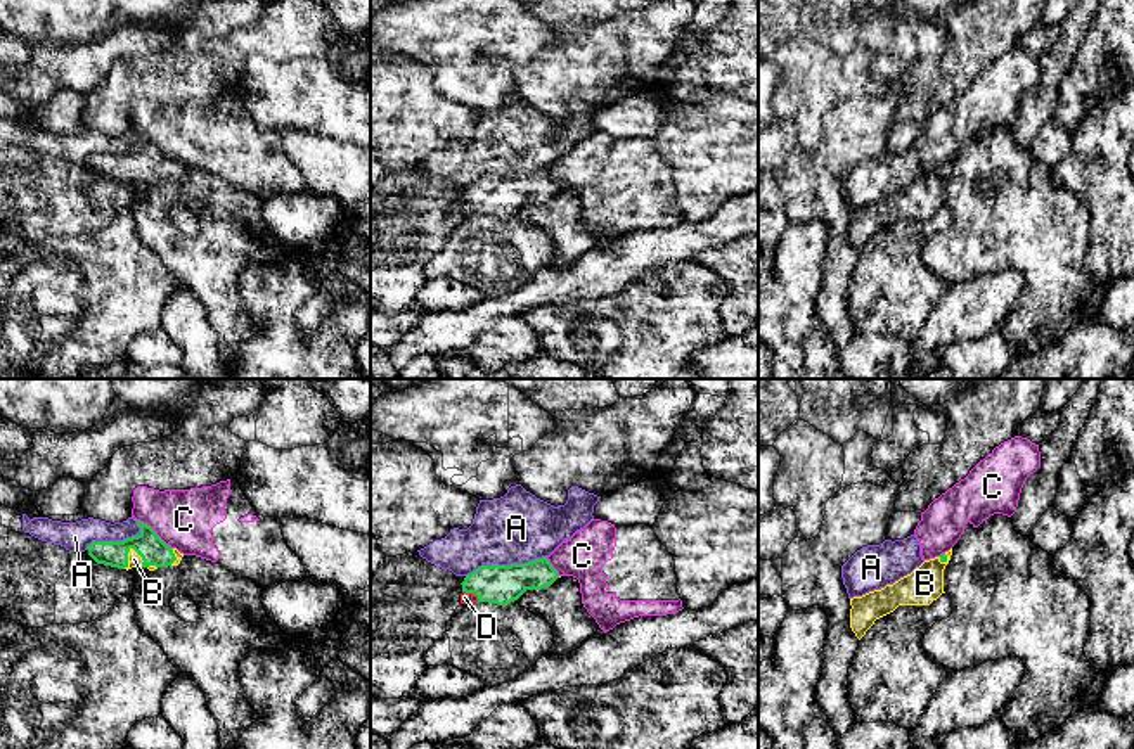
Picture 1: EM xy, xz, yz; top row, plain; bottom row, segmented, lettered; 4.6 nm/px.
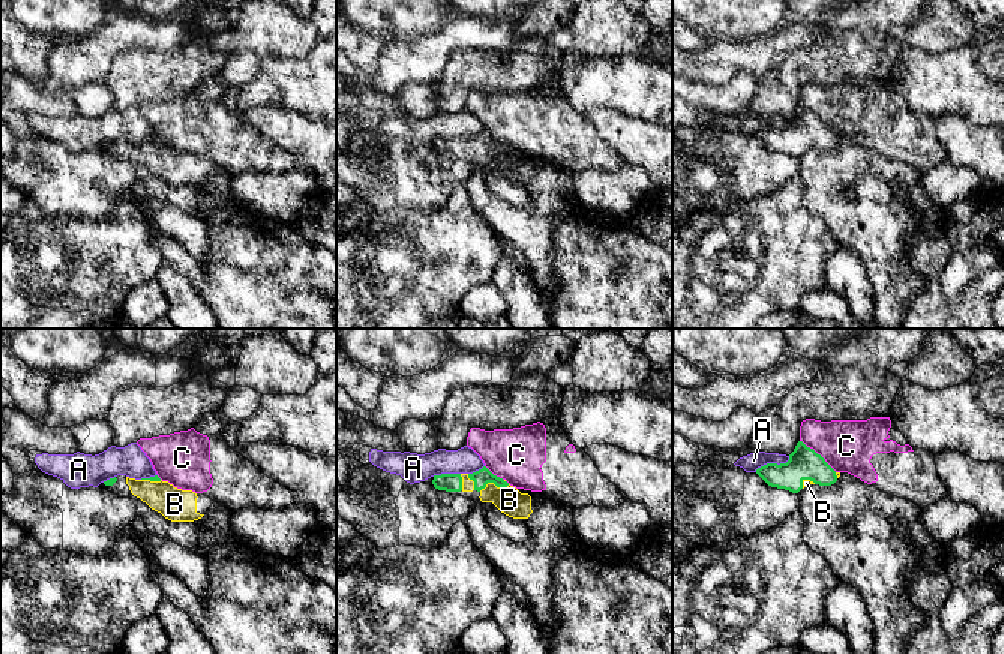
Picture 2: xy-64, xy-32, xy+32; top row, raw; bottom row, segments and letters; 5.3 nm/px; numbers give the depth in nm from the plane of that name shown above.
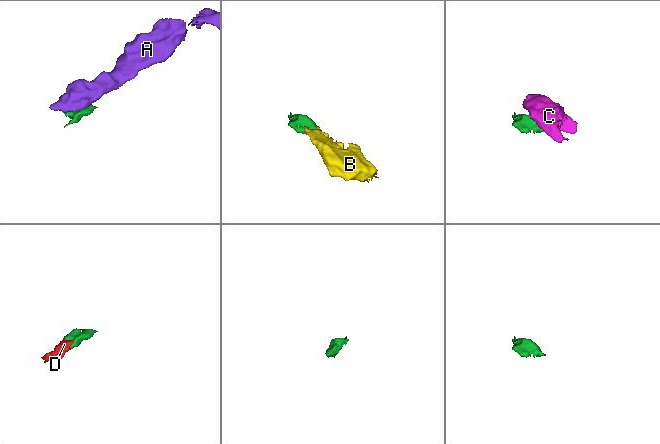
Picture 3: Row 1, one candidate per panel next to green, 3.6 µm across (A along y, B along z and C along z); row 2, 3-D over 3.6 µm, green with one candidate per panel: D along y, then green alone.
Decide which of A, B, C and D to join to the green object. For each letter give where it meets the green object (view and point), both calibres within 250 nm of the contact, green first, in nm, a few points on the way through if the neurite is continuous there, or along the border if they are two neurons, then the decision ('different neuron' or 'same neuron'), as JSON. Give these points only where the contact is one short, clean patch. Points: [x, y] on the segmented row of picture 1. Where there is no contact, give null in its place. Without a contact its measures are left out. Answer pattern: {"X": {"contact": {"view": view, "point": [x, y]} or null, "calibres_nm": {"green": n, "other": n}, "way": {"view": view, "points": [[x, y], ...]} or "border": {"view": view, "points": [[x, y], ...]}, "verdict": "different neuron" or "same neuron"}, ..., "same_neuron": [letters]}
{"A": {"contact": {"view": "xz", "point": [506, 566]}, "calibres_nm": {"green": 180, "other": 320}, "border": {"view": "xz", "points": [[546, 556], [520, 564], [482, 564], [466, 576]]}, "verdict": "different neuron"}, "B": {"contact": {"view": "xy", "point": [127, 557]}, "calibres_nm": {"green": 130, "other": 60}, "way": {"view": "xy", "points": [[153, 550], [132, 549], [127, 557], [134, 559]]}, "verdict": "same neuron"}, "C": {"contact": {"view": "xy", "point": [154, 531]}, "calibres_nm": {"green": 130, "other": 280}, "border": {"view": "xy", "points": [[135, 518], [146, 523], [172, 549]]}, "verdict": "different neuron"}, "D": {"contact": {"view": "xz", "point": [471, 592]}, "calibres_nm": {"green": 180, "other": 50}, "verdict": "same neuron"}, "same_neuron": ["B", "D"]}

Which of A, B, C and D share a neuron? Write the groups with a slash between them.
A / B D / C

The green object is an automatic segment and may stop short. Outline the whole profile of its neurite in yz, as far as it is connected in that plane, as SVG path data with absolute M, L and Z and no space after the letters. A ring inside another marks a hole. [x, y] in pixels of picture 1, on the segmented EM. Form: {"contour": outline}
{"contour": "M952 548L940 557L925 560L911 574L893 585L850 599L850 628L860 640L876 619L893 612L899 605L930 605L944 592L944 569Z"}

